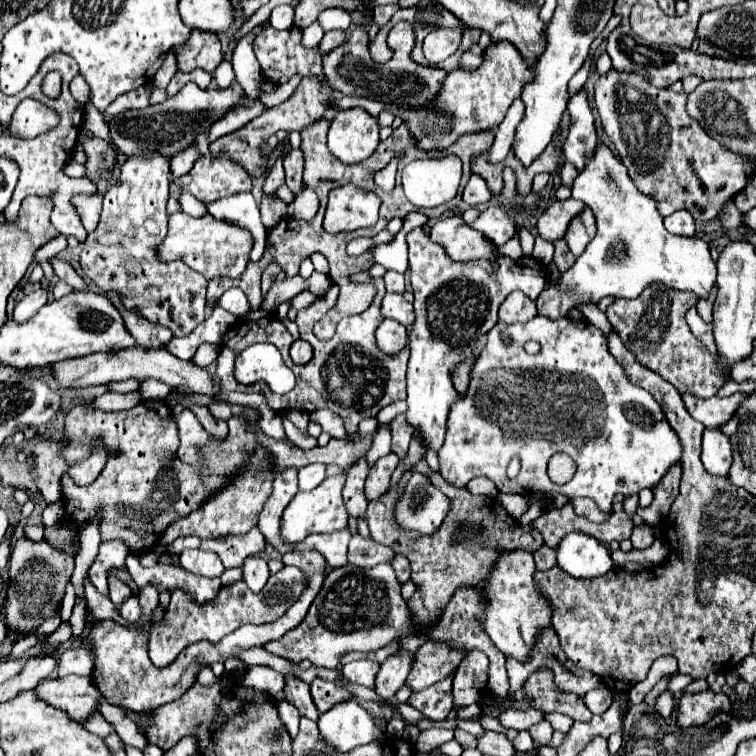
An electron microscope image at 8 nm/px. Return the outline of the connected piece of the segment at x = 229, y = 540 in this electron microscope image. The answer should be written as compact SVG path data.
M253 526L247 534L229 534L215 540L203 540L201 548L217 552L225 568L239 568L249 554L265 550L265 536L257 530L257 526Z

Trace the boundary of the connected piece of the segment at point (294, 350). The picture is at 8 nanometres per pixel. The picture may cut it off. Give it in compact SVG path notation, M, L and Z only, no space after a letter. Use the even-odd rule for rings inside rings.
M295 340L291 344L291 360L295 364L307 364L313 356L313 350L311 350L311 344L305 342L305 340Z

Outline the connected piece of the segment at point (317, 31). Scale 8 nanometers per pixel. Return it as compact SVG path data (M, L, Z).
M313 22L311 26L307 26L303 32L301 32L301 44L305 48L315 48L317 42L321 42L323 38L323 30L321 30L321 24L319 22Z

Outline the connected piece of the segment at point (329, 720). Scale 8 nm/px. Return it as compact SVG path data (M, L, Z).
M353 698L335 704L323 712L317 720L319 732L335 750L349 752L355 746L363 746L377 738L377 726L371 714L359 706Z

